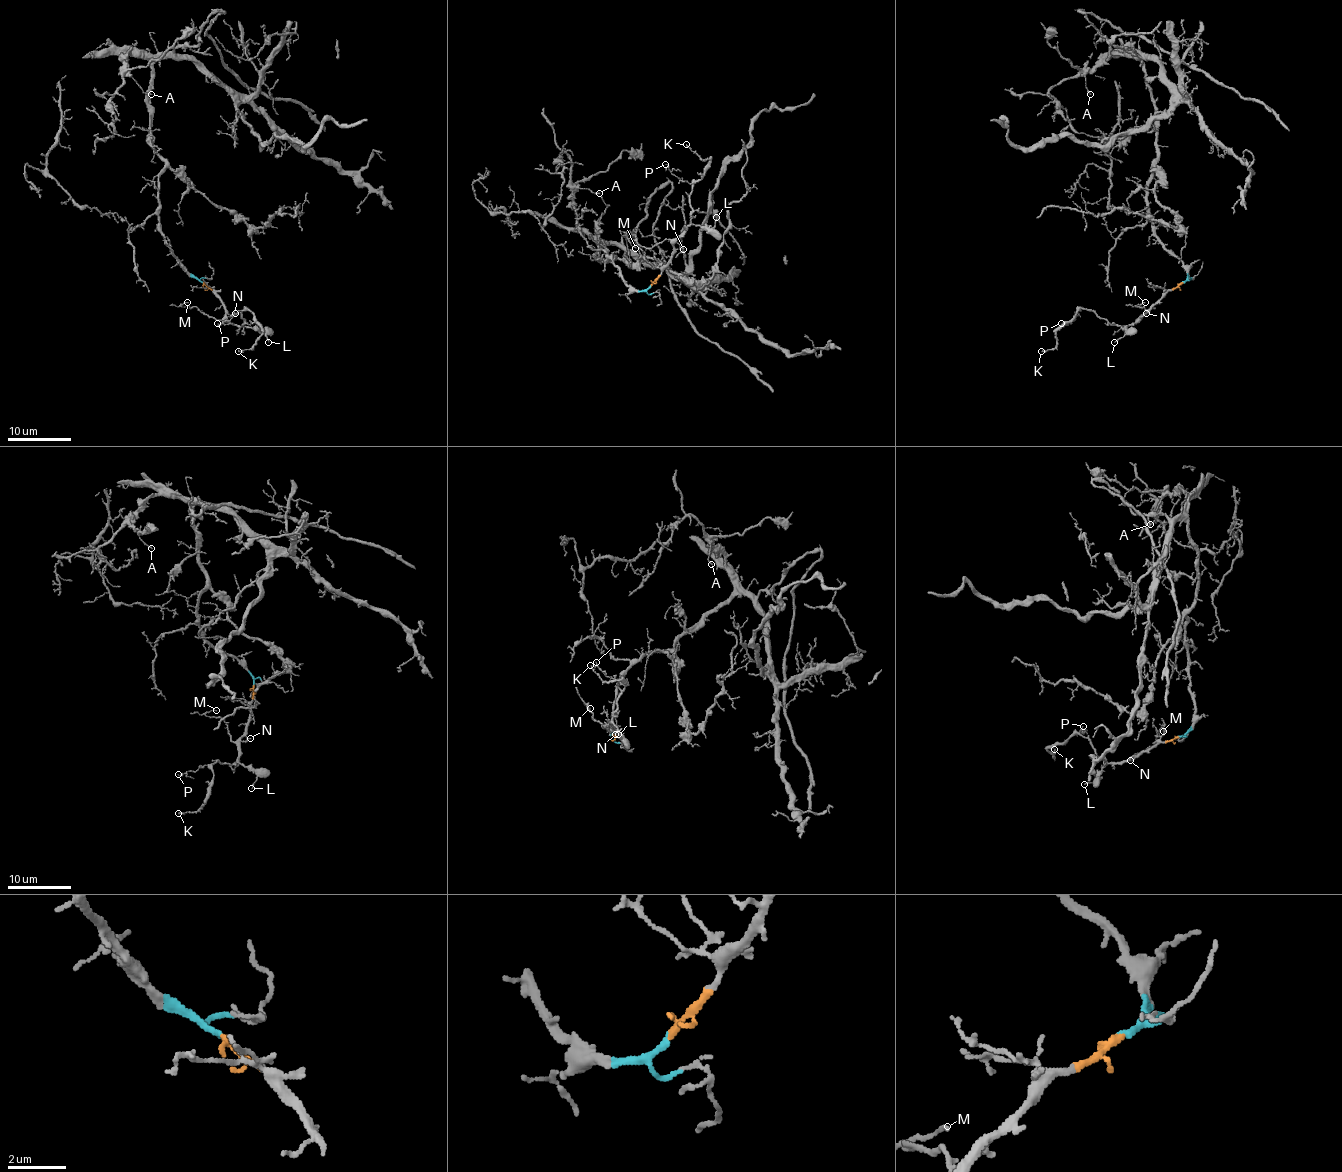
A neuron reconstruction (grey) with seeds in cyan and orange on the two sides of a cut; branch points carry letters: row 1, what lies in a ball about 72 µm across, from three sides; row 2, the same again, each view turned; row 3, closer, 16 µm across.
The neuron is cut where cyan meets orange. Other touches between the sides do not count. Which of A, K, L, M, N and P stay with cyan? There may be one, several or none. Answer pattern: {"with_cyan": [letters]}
{"with_cyan": ["A"]}

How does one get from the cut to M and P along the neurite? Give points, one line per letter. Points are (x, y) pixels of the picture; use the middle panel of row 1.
M: (651, 285), (667, 263), (672, 242), (664, 239), (645, 247), (631, 239), (629, 242), (636, 247)
P: (651, 285), (667, 263), (672, 242), (688, 225), (690, 214), (691, 185), (674, 175), (666, 164)

